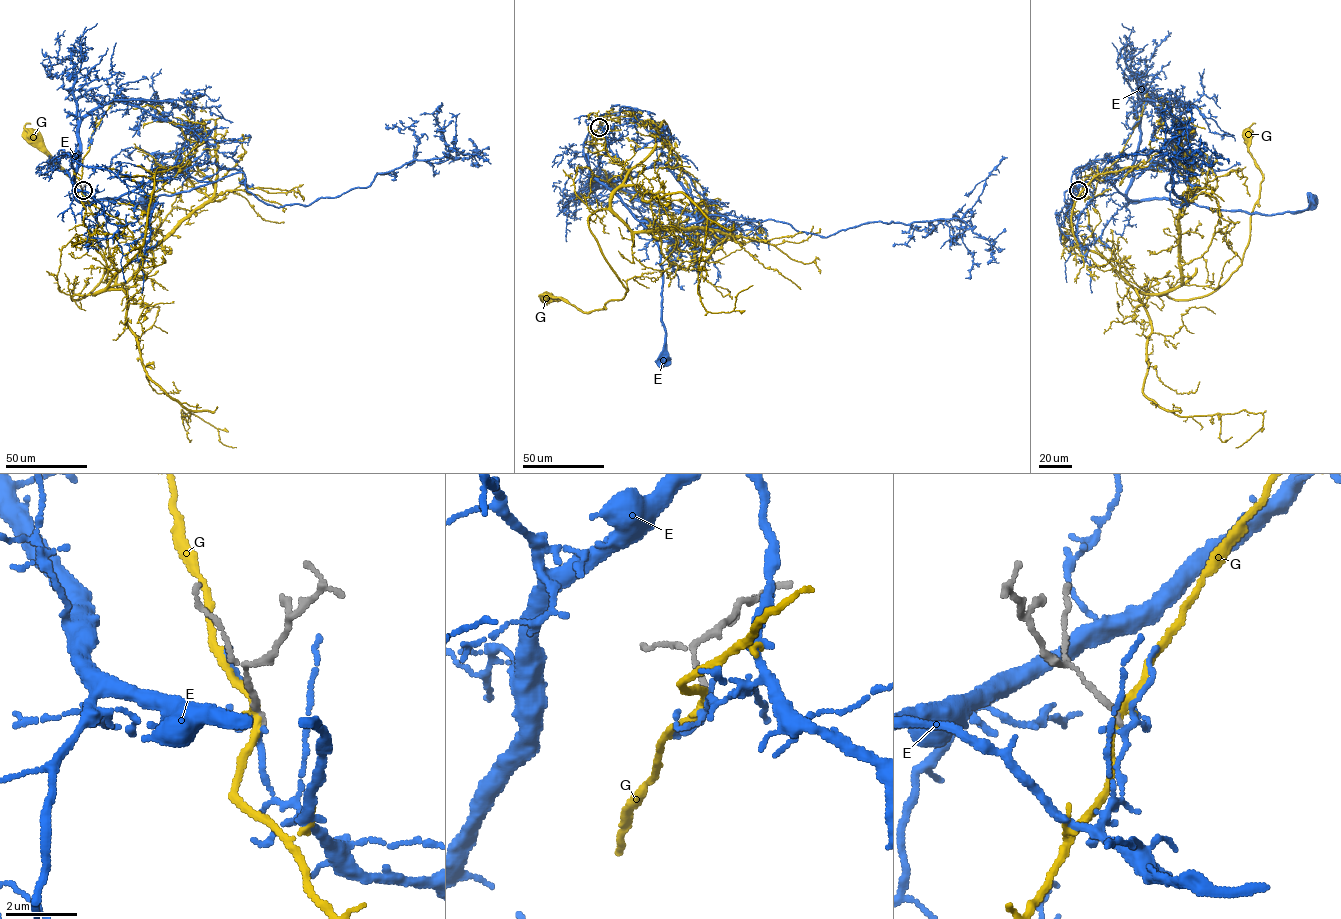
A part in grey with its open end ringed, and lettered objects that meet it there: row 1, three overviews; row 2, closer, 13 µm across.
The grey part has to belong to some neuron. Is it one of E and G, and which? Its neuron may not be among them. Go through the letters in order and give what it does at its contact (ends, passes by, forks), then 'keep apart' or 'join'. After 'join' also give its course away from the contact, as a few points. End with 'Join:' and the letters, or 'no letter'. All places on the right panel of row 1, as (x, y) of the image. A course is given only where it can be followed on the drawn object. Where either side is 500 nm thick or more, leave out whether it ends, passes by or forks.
E: it forks there; keep apart
G: it passes by; keep apart
Join: no letter

